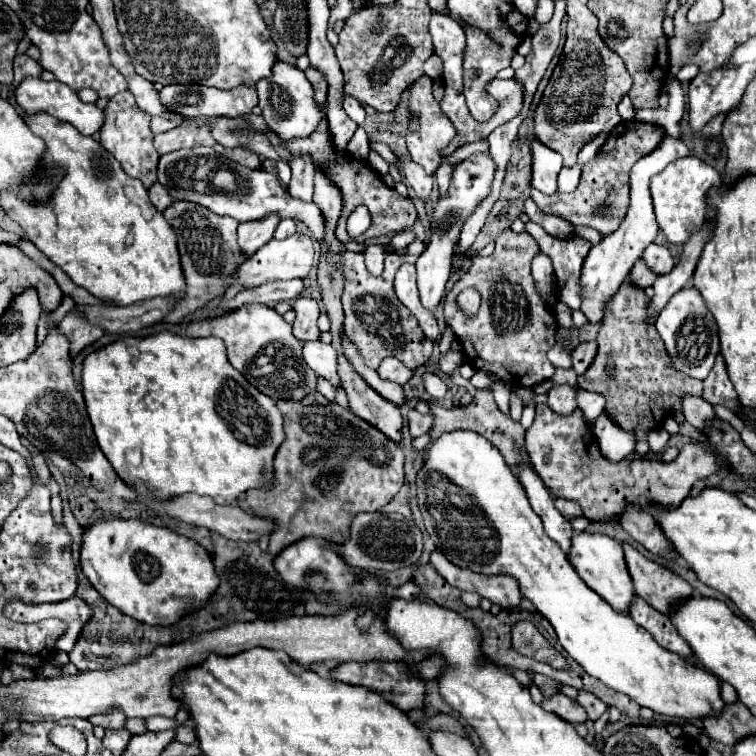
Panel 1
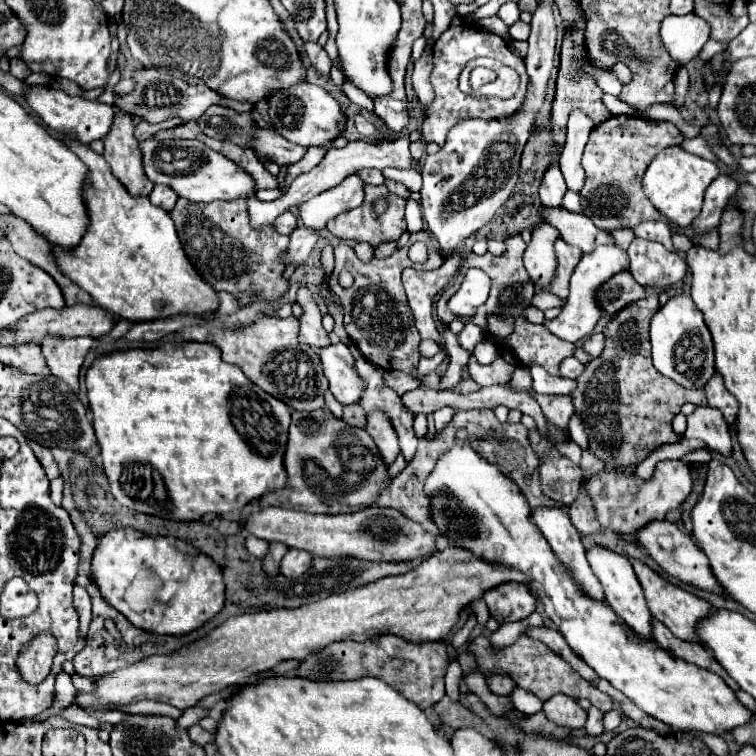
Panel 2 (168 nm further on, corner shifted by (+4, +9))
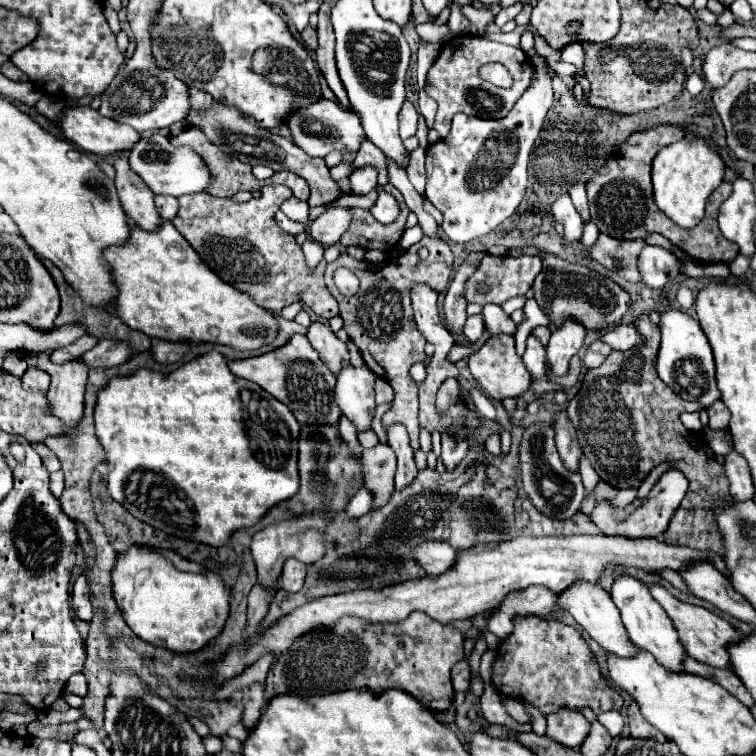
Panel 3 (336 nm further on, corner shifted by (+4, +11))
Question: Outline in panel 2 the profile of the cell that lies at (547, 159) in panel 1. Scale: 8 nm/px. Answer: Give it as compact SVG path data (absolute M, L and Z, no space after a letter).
M554 164L548 168L540 184L540 200L546 208L562 208L564 194L566 194L566 182L560 168Z

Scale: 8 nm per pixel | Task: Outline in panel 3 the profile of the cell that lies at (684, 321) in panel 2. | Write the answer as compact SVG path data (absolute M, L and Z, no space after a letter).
M670 308L660 312L660 332L662 332L662 342L656 368L662 382L666 382L684 400L696 400L702 404L702 408L708 408L714 400L720 398L720 392L714 376L712 348L700 324L688 312Z

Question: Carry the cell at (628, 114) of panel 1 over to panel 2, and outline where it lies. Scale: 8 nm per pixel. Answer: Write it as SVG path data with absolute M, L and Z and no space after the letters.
M584 65L582 66L582 69L586 73L589 73L604 93L616 97L619 96L623 85L611 71L595 69L590 65Z

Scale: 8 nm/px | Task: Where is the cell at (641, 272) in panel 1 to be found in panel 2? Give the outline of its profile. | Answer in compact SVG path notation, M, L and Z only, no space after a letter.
M624 270L624 272L610 276L600 286L600 290L596 292L596 302L600 304L602 312L612 318L620 310L624 310L626 306L630 306L632 302L636 302L644 296L646 296L646 288L636 284L632 274L628 274L628 270Z

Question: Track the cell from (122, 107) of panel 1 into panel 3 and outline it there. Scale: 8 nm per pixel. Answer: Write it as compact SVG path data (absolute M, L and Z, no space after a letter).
M126 154L114 158L114 168L116 168L114 184L124 212L140 228L156 230L160 224L160 216L154 208L154 192L148 192L144 180L140 180L140 176L134 176L134 172L130 172Z

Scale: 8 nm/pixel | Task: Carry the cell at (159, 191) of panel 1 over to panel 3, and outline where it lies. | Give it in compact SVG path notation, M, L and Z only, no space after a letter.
M156 196L156 210L162 218L172 220L178 214L178 200L172 196Z

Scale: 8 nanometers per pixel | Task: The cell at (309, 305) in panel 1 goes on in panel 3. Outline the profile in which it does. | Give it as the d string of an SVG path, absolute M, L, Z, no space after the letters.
M318 320L312 322L310 328L308 328L308 332L306 332L306 336L308 336L308 342L312 344L312 348L320 354L320 360L334 374L338 374L338 370L342 366L350 364L348 362L348 348L346 348L346 344L340 342L336 338L336 334L326 324L322 324Z

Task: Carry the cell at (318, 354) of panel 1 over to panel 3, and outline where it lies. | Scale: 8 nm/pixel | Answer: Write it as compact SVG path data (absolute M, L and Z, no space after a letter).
M344 366L336 376L334 400L356 430L368 430L372 426L376 408L374 382L376 374L366 366Z

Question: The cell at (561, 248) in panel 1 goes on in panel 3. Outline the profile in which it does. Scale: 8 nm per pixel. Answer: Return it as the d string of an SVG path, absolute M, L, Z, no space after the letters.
M528 300L526 306L524 306L524 318L518 324L518 330L514 334L514 338L516 338L516 354L518 356L524 354L526 340L528 340L532 328L536 328L536 326L548 326L548 324L550 324L548 314L540 308L540 304L536 300Z

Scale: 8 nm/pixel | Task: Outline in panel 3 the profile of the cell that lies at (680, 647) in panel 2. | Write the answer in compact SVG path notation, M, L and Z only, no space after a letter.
M684 656L684 670L710 678L714 682L718 682L720 686L724 686L732 696L736 696L738 700L742 700L742 704L746 704L748 708L754 704L750 692L744 688L744 684L740 682L740 678L730 670L730 668L712 668L710 664L700 664L698 660L692 660L692 656Z

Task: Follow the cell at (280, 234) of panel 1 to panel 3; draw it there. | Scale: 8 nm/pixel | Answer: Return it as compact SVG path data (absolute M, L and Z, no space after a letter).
M278 212L276 214L276 222L288 232L288 234L292 234L292 236L296 236L296 234L300 234L300 232L304 232L306 228L304 228L304 224L300 224L300 222L294 222L294 220L290 220L286 214L282 214L282 212Z

